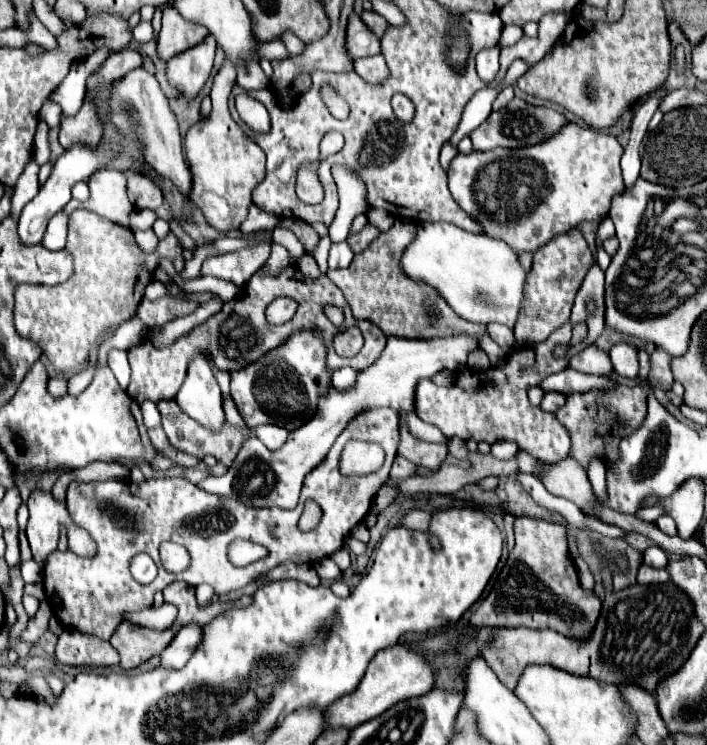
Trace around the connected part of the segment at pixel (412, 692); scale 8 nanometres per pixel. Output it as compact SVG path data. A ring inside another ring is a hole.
M400 644L380 650L368 664L368 670L366 670L364 678L360 680L358 688L352 694L342 696L328 706L326 728L334 728L334 726L356 728L356 726L364 724L366 720L378 718L380 714L384 714L390 706L398 704L400 700L428 694L432 690L432 686L434 686L434 668L422 654L410 652L410 650L402 648Z

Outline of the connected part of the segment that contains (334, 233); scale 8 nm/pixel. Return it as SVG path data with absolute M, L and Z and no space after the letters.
M334 166L334 180L340 194L340 208L336 212L334 222L330 224L330 238L332 242L342 242L348 238L352 220L358 214L368 212L370 206L366 206L366 186L362 186L362 180L354 178L350 170Z

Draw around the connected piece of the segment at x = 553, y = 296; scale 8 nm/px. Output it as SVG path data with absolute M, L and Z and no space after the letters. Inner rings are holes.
M568 230L534 252L534 264L526 276L526 298L522 302L522 314L518 316L514 328L514 336L520 344L532 346L546 340L570 318L574 296L592 264L592 252L578 230Z

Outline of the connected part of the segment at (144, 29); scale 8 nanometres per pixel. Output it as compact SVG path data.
M142 20L142 22L132 30L132 34L134 34L134 40L136 40L136 42L140 42L140 44L150 42L150 40L154 38L152 24L150 24L150 22L144 22L144 20Z

